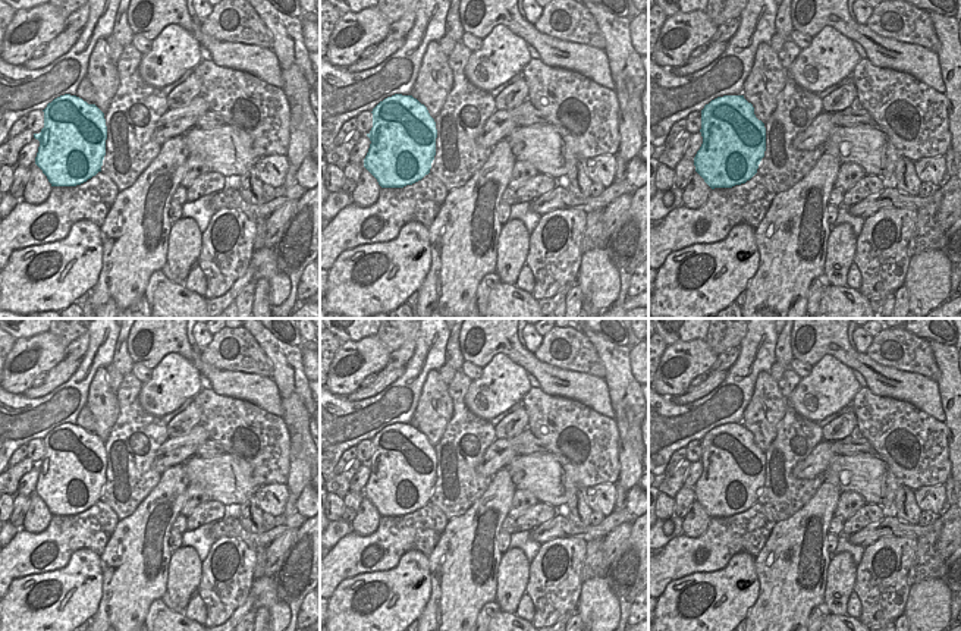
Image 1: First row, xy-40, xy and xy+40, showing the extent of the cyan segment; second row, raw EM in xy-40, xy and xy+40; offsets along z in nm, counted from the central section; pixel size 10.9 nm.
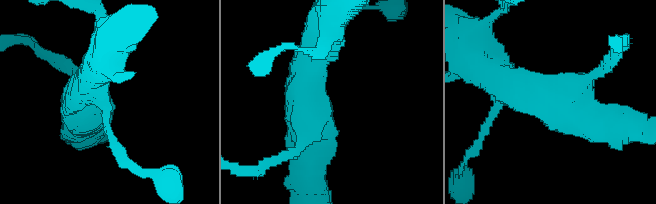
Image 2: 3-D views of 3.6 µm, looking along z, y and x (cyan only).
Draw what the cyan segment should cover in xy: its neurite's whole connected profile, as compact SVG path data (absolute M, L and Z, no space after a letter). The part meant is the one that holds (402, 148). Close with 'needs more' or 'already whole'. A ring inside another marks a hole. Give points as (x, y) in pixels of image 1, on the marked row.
M395 94L373 109L371 144L364 167L381 188L403 188L430 173L436 156L436 122L412 95Z; already whole

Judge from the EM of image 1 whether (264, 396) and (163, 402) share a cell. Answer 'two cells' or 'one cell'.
two cells

